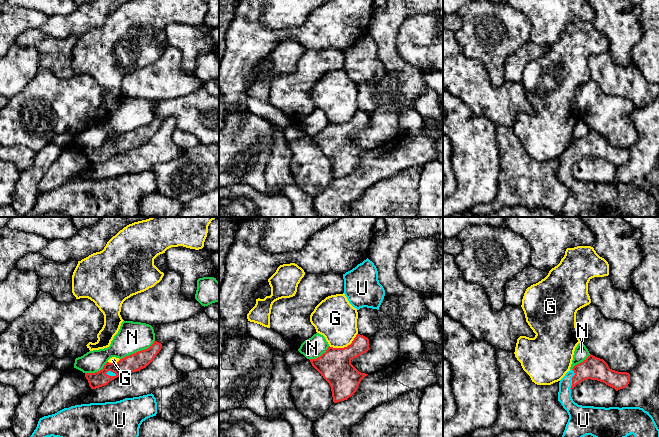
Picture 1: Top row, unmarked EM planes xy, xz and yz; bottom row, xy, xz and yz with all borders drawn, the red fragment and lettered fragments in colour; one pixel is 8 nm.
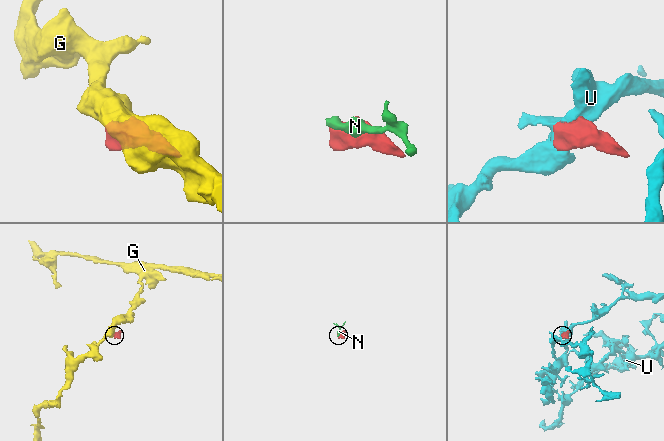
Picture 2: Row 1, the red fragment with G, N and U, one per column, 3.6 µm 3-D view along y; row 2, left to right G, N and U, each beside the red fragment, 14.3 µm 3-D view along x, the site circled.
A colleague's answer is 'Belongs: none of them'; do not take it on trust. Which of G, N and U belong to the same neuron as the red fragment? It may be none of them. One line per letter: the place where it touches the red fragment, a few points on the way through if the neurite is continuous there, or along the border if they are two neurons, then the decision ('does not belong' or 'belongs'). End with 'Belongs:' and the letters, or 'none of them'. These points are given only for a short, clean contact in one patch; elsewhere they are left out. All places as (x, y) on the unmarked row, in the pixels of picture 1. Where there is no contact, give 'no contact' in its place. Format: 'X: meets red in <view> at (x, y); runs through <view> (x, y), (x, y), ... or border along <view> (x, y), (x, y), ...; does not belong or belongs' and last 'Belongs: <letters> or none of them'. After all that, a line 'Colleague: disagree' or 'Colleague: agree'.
G: meets red in xz at (344, 123); border along xz (357, 109), (354, 115), (346, 122), (329, 122); does not belong
N: meets red in xy at (138, 127); does not belong
U: meets red in yz at (572, 156); runs through yz (593, 144), (581, 147), (572, 156), (566, 177), (575, 187); belongs
Belongs: U
Colleague: disagree

